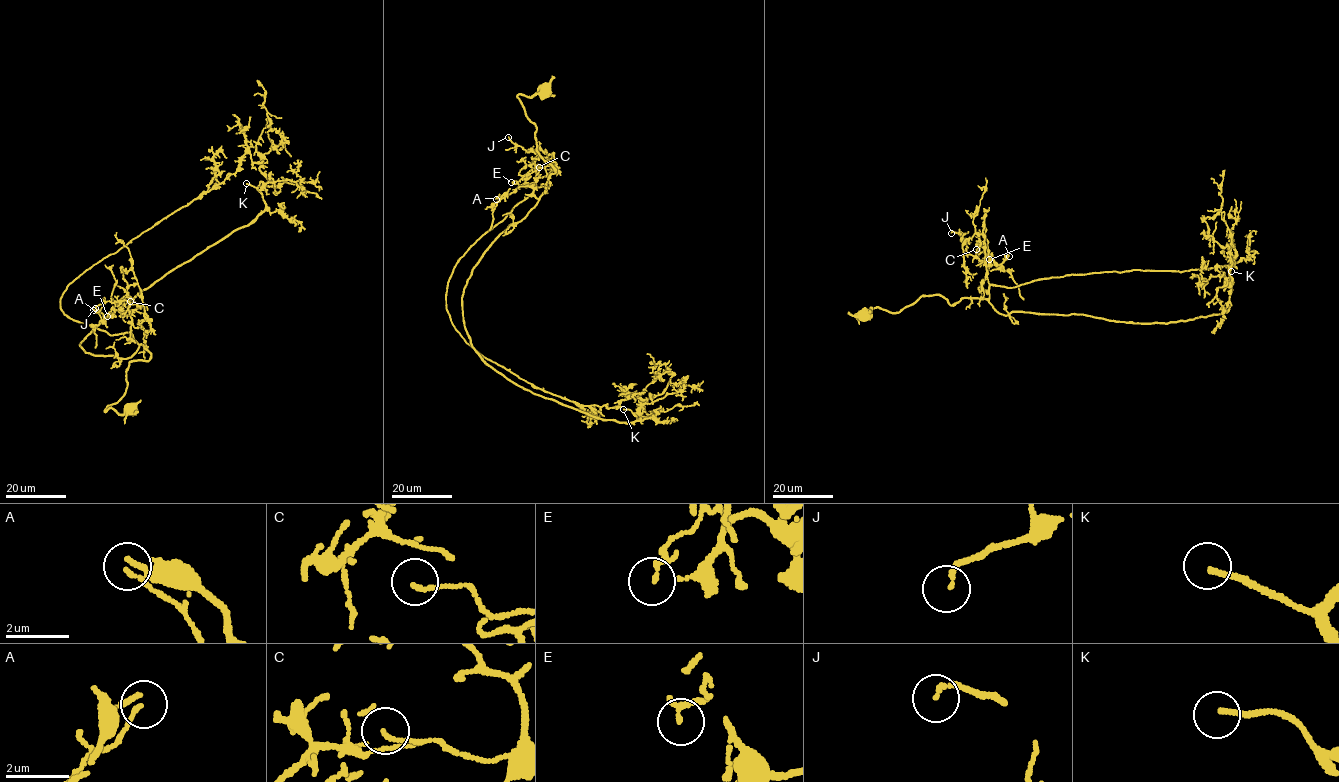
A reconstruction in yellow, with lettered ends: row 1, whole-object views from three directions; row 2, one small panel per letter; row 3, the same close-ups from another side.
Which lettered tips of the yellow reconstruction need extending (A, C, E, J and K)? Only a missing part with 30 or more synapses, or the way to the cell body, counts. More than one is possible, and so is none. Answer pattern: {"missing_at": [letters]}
{"missing_at": ["K"]}

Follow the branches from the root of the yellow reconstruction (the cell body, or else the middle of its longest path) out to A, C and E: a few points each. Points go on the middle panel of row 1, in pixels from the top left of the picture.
A: (545, 91), (517, 98), (535, 125), (537, 153), (555, 172), (537, 198), (531, 182), (496, 199)
C: (545, 91), (517, 96), (535, 125), (537, 153), (555, 171), (537, 198), (536, 179), (550, 171), (539, 167)
E: (545, 91), (517, 98), (535, 125), (537, 153), (555, 172), (537, 198), (534, 183), (511, 182)

